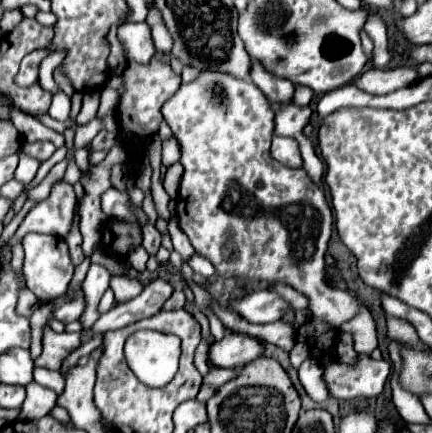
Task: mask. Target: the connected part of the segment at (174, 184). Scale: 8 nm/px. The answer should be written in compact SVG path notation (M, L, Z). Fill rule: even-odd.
M173 163L171 167L167 167L165 177L163 177L163 187L169 193L171 199L177 197L177 189L179 189L179 179L183 175L183 165L181 163Z

